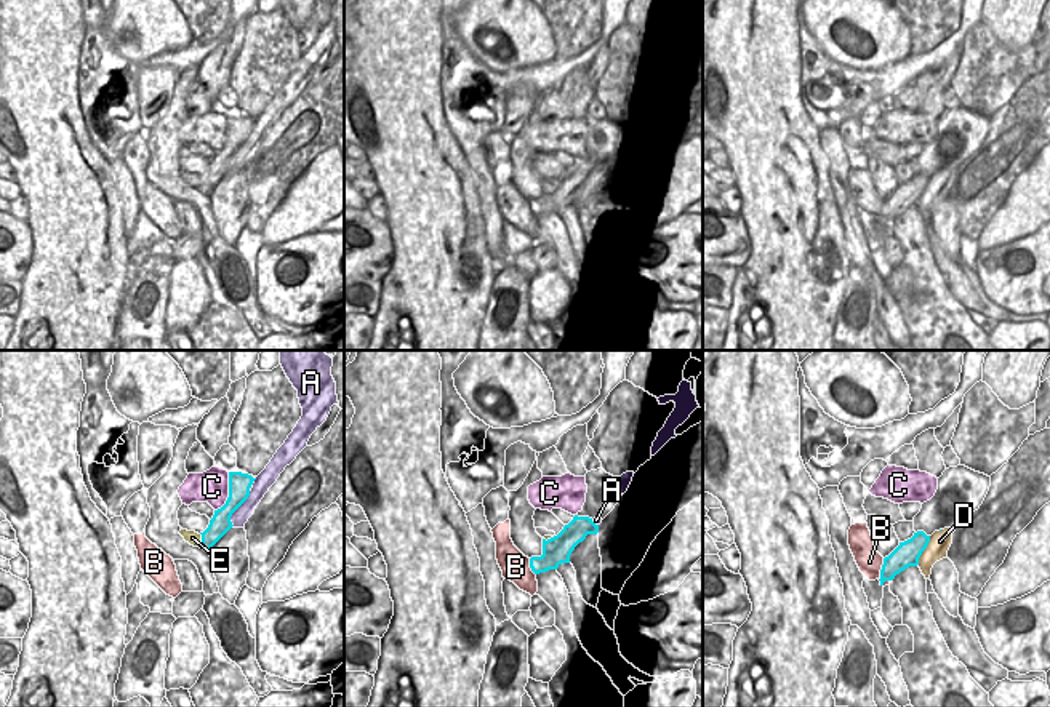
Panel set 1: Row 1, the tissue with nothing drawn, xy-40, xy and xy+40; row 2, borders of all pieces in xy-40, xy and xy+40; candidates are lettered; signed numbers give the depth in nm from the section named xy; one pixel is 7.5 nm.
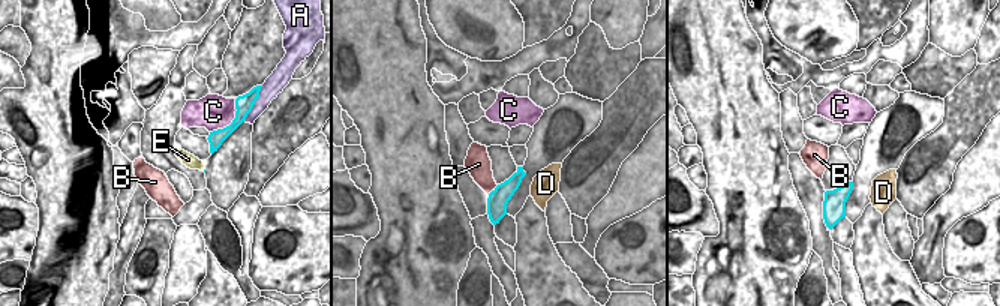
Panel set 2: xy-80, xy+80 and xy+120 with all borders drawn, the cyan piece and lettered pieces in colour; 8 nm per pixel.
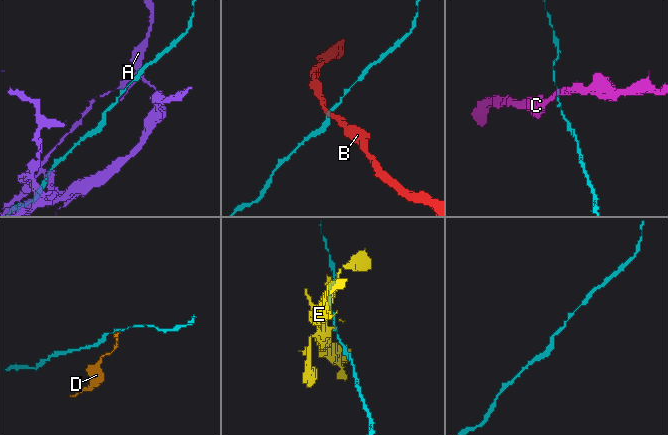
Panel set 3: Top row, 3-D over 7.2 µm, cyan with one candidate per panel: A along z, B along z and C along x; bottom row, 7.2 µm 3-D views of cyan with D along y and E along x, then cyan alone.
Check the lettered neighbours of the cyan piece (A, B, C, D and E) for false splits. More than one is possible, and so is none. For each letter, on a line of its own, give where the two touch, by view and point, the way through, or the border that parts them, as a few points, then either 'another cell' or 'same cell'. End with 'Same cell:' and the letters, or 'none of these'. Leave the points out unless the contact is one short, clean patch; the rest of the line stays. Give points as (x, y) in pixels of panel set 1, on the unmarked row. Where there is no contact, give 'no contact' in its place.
A: meets cyan in xy-40 at (237, 149); another cell
B: meets cyan in xy+40 at (881, 211); border along xy+40 (884, 200), (879, 221); another cell
C: meets cyan in xy-40 at (229, 135); border along xy-40 (229, 114), (229, 138), (215, 152); another cell
D: meets cyan in xy+40 at (924, 191); border along xy+40 (930, 178), (916, 207); another cell
E: meets cyan in xy-40 at (202, 181); border along xy-40 (200, 175), (197, 187); another cell
Same cell: none of these

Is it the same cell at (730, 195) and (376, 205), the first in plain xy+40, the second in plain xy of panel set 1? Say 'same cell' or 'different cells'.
same cell

